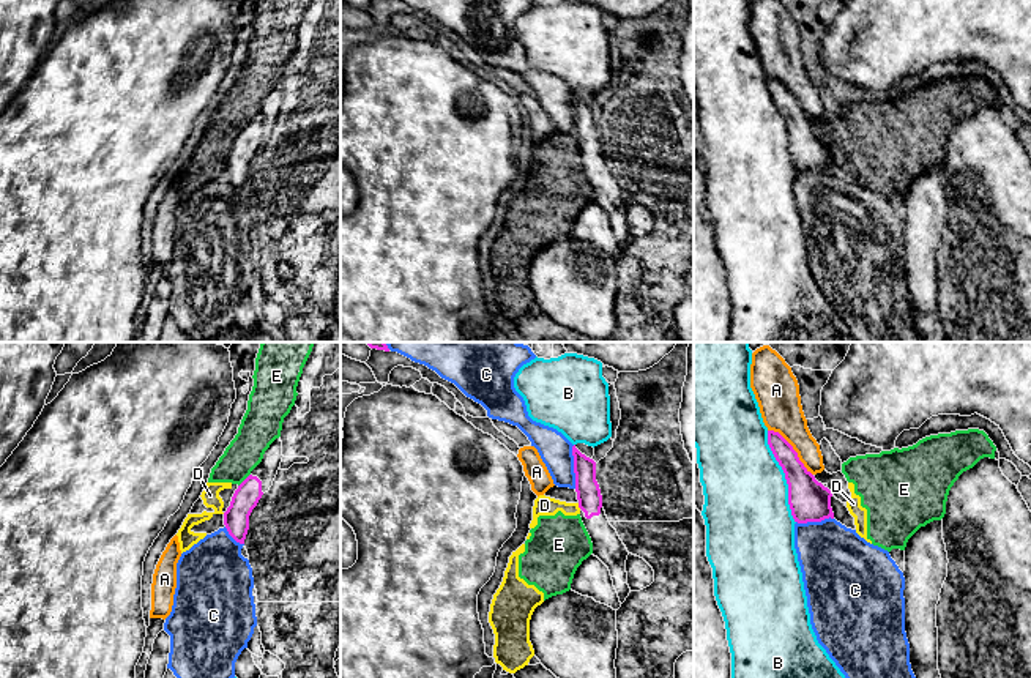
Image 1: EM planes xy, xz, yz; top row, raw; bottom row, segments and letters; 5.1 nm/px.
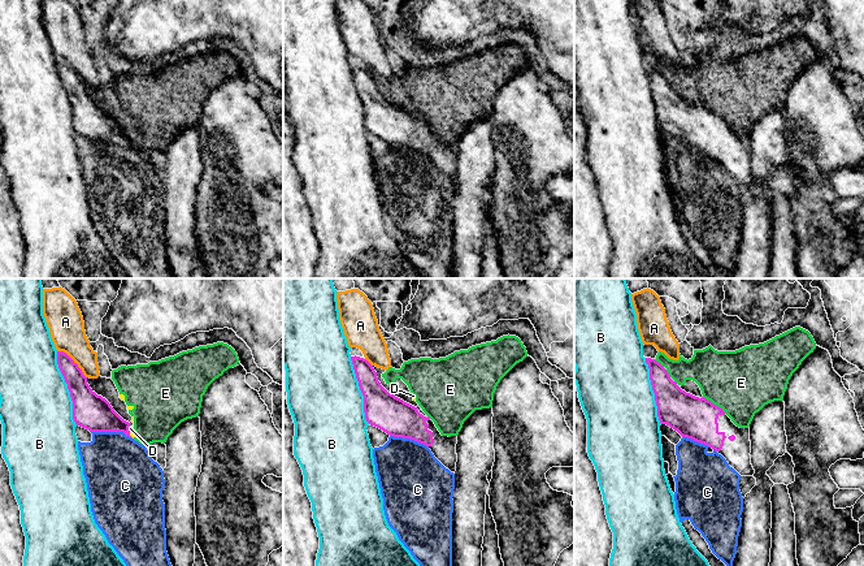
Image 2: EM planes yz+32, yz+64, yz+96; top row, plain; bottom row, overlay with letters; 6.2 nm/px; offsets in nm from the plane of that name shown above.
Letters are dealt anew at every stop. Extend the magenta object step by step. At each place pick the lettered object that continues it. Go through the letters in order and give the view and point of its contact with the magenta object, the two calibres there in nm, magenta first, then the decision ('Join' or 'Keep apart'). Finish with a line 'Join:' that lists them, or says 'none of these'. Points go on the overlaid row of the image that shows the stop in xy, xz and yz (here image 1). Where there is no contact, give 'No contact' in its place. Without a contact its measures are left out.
A: Touches magenta at yz (793, 450). Thickness 190 nm (magenta) against 220 nm. Keep apart
B: Touches magenta at yz (785, 476). Thickness 220 nm (magenta) against 440 nm. Keep apart
C: Touches magenta at xz (574, 467). Thickness 130 nm (magenta) against 170 nm. Keep apart
D: Touches magenta at xz (579, 506). Thickness 130 nm (magenta) against 100 nm. Keep apart
E: Touches magenta at xy (245, 480). Thickness 130 nm (magenta) against 190 nm. Keep apart
Join: none of these

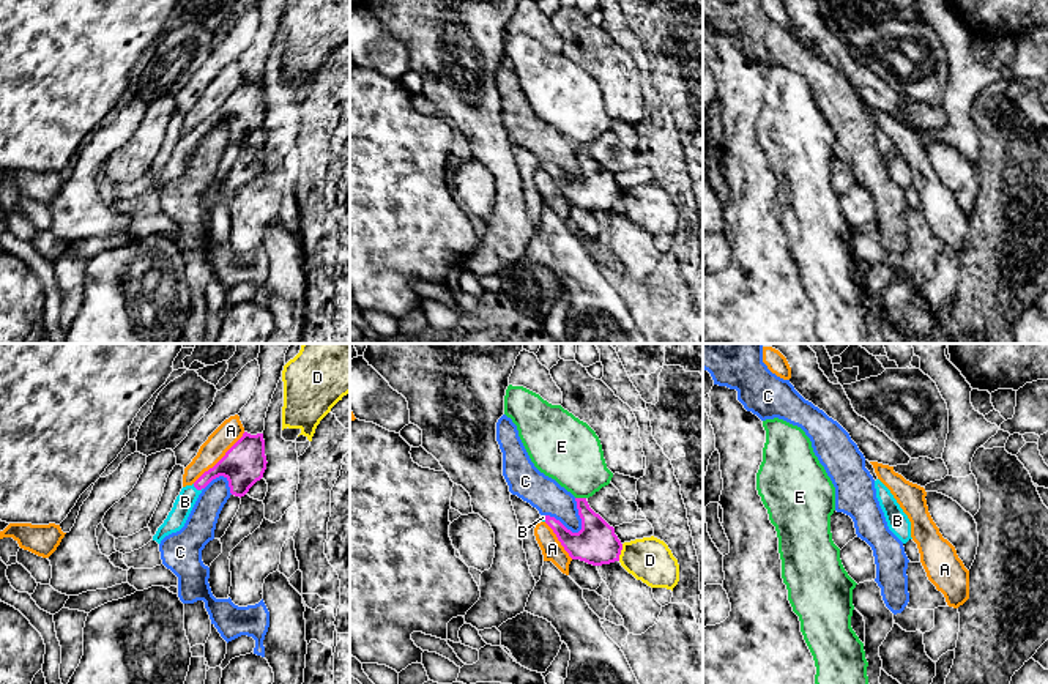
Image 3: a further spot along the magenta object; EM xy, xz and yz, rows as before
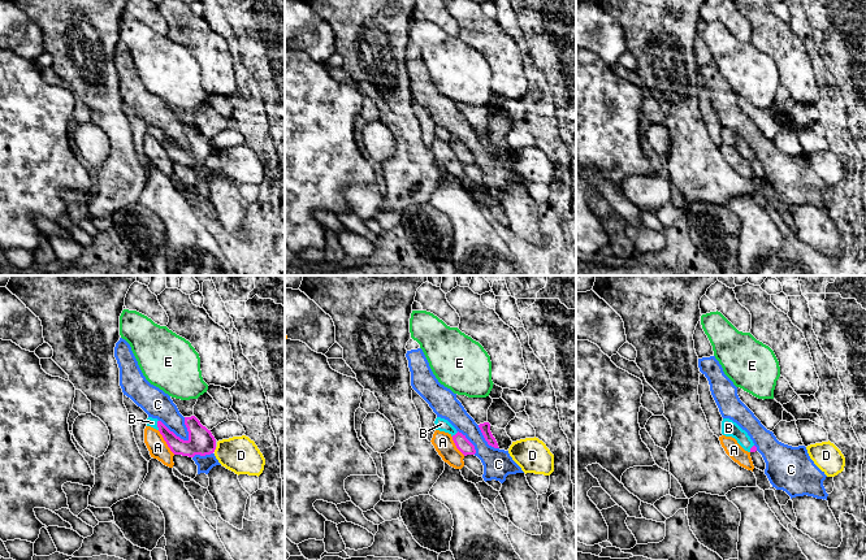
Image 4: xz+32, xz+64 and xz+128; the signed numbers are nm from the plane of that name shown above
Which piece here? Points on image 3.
A: Touches magenta at xy (221, 459). Thickness 220 nm (magenta) against 120 nm. Keep apart
B: Touches magenta at xy (197, 489). Thickness 190 nm (magenta) against 100 nm. Join
C: Touches magenta at xz (563, 525). Thickness 220 nm (magenta) against 170 nm. Keep apart
D: Touches magenta at xz (620, 552). Thickness 220 nm (magenta) against 220 nm. Keep apart
E: Touches magenta at xz (580, 498). Thickness 220 nm (magenta) against 320 nm. Keep apart
Join: B

